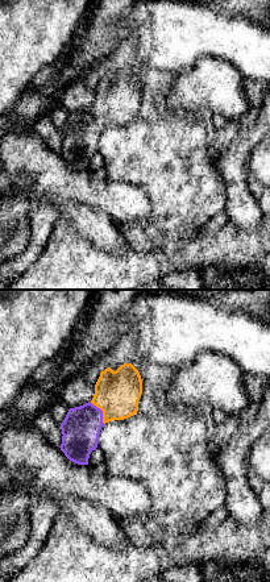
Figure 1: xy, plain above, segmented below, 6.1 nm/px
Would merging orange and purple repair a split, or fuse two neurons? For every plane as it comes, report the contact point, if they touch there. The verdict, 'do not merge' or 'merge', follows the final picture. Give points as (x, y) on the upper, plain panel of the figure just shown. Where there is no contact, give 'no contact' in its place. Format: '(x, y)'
(102, 115)

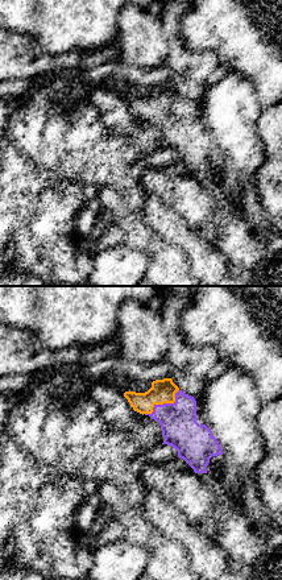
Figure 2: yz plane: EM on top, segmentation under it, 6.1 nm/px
(164, 107)

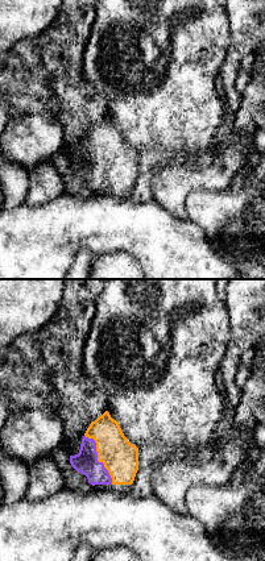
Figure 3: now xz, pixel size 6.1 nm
(98, 163)

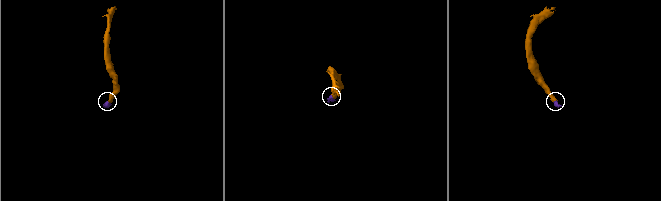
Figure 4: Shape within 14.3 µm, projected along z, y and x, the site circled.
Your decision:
merge

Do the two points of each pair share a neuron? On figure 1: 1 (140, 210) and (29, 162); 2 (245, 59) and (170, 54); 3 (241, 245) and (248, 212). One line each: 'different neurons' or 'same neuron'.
1: same neuron
2: same neuron
3: different neurons

